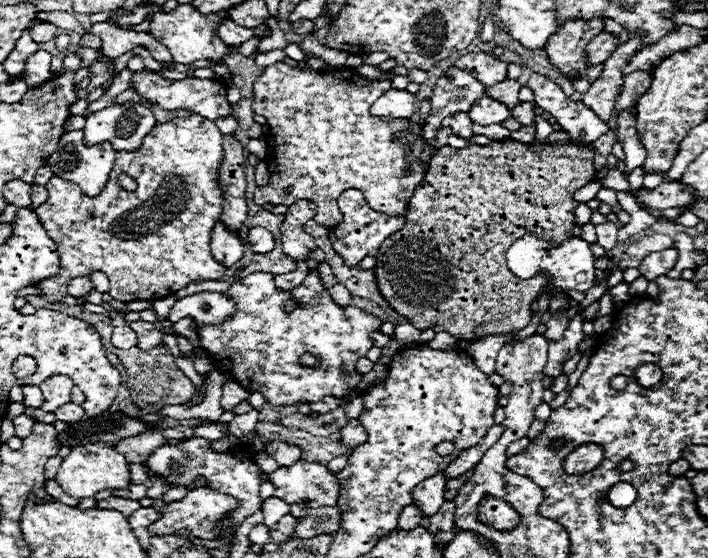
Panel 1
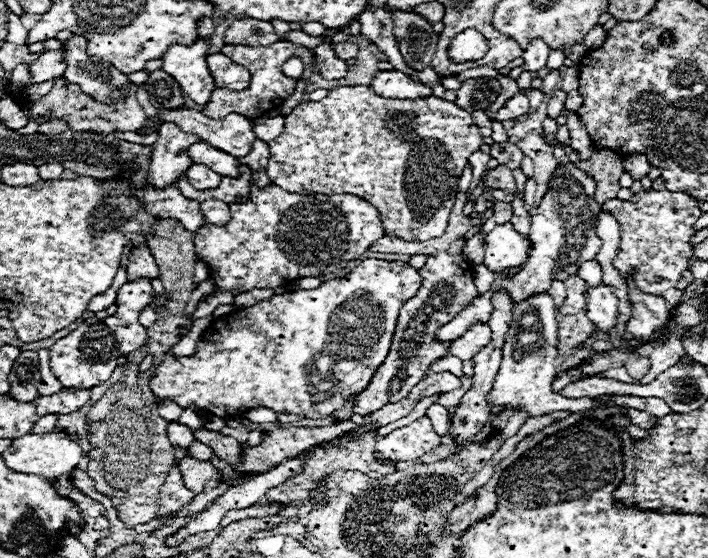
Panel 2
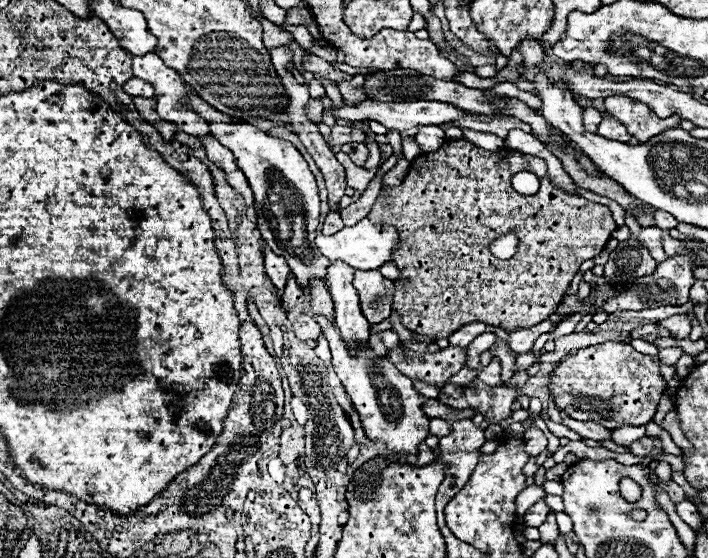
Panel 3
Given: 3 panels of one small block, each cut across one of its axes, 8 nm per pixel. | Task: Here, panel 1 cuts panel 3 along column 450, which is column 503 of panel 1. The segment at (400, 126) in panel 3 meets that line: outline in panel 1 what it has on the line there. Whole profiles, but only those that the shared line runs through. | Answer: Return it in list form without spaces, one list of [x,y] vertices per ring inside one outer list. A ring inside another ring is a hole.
[[[484,96],[484,98],[478,98],[472,104],[472,110],[468,110],[468,114],[470,114],[472,122],[480,124],[480,126],[502,124],[510,116],[510,108],[506,108],[498,100],[492,100],[492,98]]]

